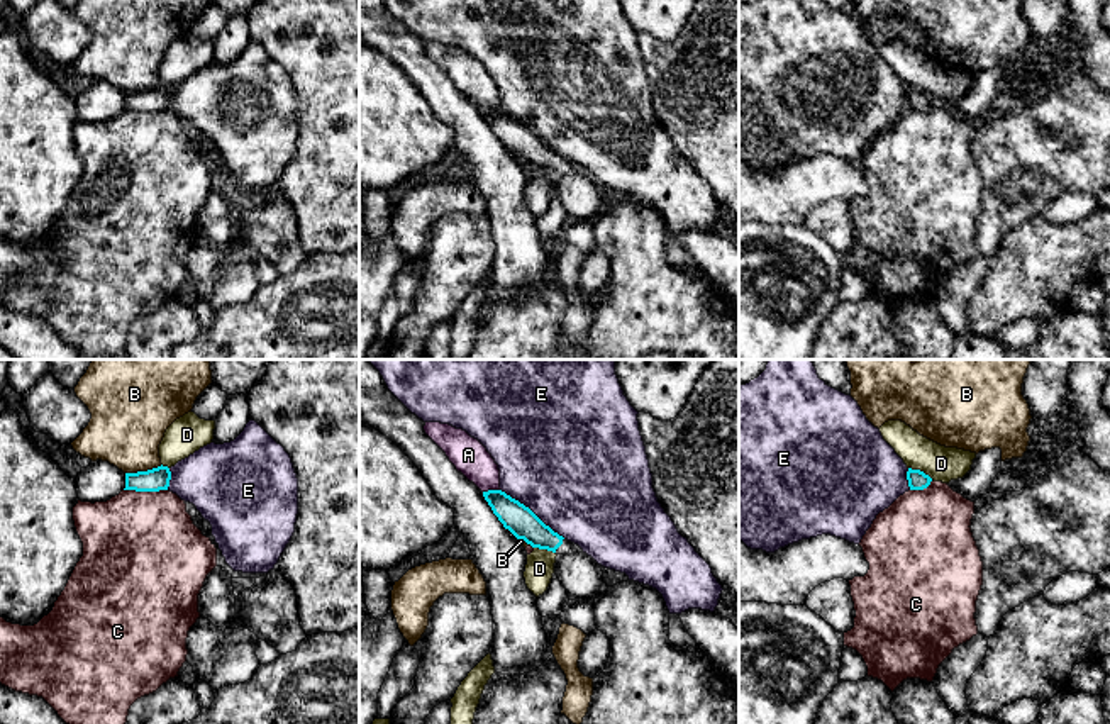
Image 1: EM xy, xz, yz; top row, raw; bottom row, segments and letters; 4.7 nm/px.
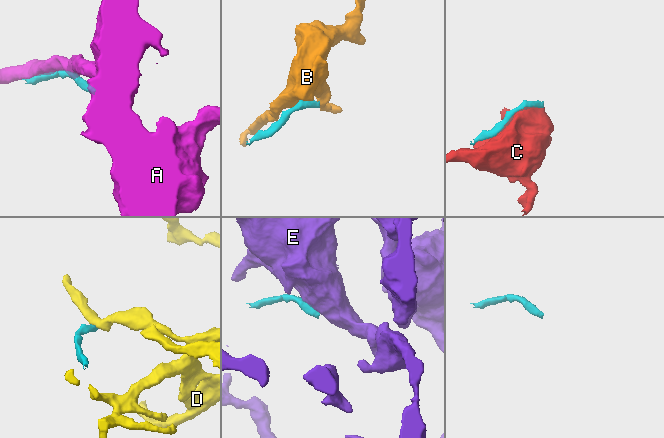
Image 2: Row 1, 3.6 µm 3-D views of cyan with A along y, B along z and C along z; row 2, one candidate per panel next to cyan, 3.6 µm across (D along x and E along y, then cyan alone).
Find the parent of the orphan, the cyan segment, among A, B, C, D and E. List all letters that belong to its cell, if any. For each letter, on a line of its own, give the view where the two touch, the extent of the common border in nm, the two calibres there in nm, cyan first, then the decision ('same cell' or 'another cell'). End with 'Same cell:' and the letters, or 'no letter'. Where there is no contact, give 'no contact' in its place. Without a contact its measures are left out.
A: xz | 80 nm | 150/170 nm | another cell
B: xy | 180 nm | 110/360 nm | another cell
C: xy | 200 nm | 110/500 nm | another cell
D: yz | 130 nm | 100/170 nm | another cell
E: xz | 400 nm | 150/500 nm | another cell
Same cell: no letter

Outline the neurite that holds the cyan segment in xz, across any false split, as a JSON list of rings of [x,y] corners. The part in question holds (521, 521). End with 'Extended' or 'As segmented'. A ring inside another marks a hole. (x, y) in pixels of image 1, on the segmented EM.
[[[502,490],[483,492],[493,514],[517,539],[524,539],[532,548],[547,549],[556,554],[573,554],[583,549],[554,532],[529,507],[512,498]]]. Extended

